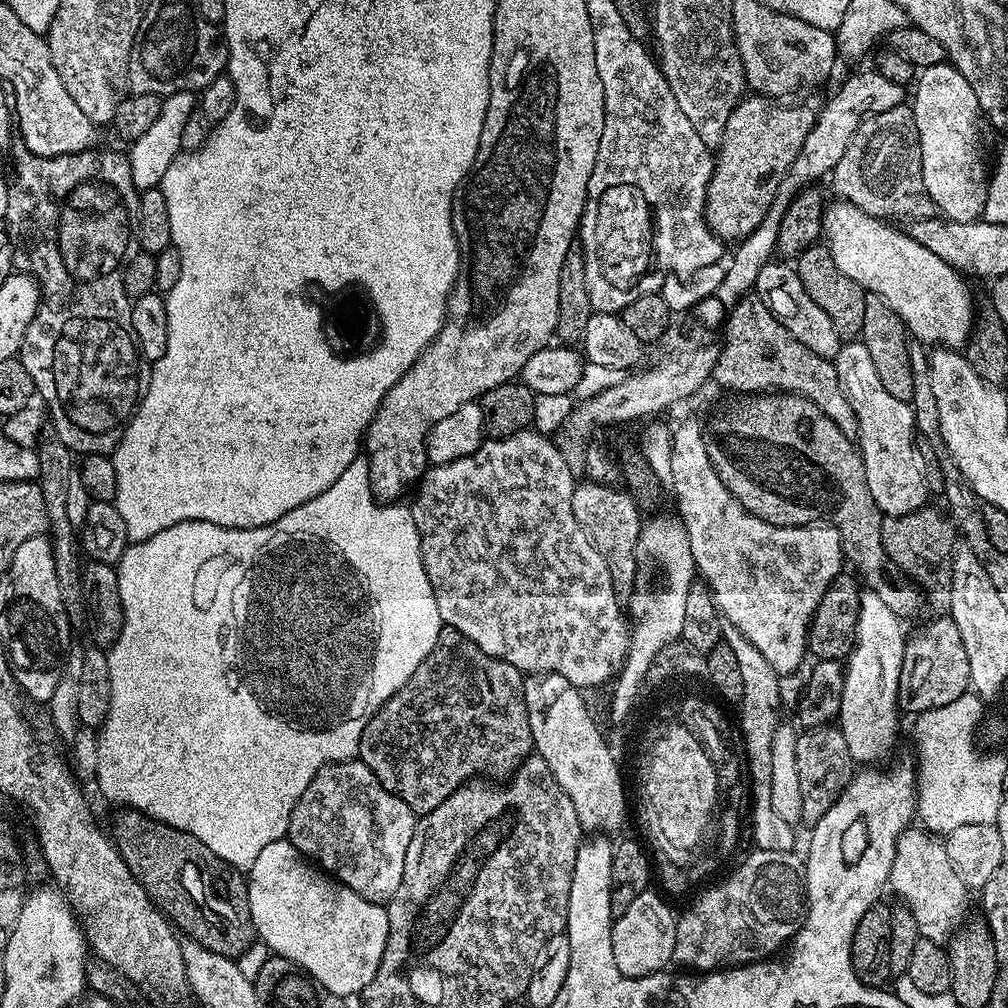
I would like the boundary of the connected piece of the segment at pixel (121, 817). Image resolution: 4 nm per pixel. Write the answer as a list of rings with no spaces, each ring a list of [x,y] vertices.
[[[133,808],[117,812],[120,813],[112,820],[110,839],[116,845],[122,862],[126,862],[130,874],[136,876],[156,907],[169,921],[174,922],[175,927],[177,924],[182,931],[188,932],[184,933],[187,939],[197,940],[202,946],[206,946],[206,950],[214,950],[214,954],[219,956],[223,956],[225,952],[236,952],[239,957],[243,957],[247,948],[256,940],[253,916],[248,914],[248,882],[245,873],[235,872],[213,845],[199,843],[182,832],[170,831],[168,825],[149,820],[146,814]]]

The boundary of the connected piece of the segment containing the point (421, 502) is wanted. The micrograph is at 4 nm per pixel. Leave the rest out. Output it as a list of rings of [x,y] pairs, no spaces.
[[[525,430],[501,440],[485,439],[474,454],[458,458],[458,462],[429,467],[420,477],[420,483],[415,489],[416,501],[411,501],[410,507],[420,535],[422,562],[430,578],[430,586],[434,590],[434,602],[438,602],[441,621],[447,627],[456,628],[466,638],[470,638],[470,642],[477,644],[486,654],[510,662],[510,666],[514,666],[519,672],[525,674],[557,672],[575,688],[589,690],[588,688],[596,688],[599,684],[606,683],[608,679],[611,681],[624,667],[624,661],[628,659],[630,624],[626,619],[621,597],[614,590],[610,569],[606,567],[602,554],[598,554],[594,542],[590,542],[578,518],[574,518],[572,499],[578,483],[577,477],[572,477],[572,468],[568,465],[567,458],[548,440],[551,439],[547,435],[535,430]]]

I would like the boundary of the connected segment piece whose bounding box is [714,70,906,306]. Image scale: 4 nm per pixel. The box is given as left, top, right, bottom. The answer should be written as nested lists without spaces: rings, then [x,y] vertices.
[[[875,70],[869,72],[856,72],[816,113],[816,121],[806,134],[806,142],[802,142],[802,150],[798,150],[798,158],[794,158],[794,166],[786,174],[782,186],[778,186],[778,194],[770,206],[770,210],[762,218],[760,225],[754,229],[745,240],[735,245],[736,253],[732,256],[732,265],[723,269],[714,293],[724,304],[731,306],[737,304],[744,296],[749,295],[756,287],[758,273],[762,266],[766,266],[773,259],[776,252],[776,239],[782,222],[782,214],[786,214],[786,206],[802,191],[815,182],[827,177],[836,169],[842,154],[846,154],[846,146],[850,138],[858,130],[860,121],[882,114],[891,108],[901,107],[906,100],[905,85],[890,82],[890,78],[882,78],[882,74]]]

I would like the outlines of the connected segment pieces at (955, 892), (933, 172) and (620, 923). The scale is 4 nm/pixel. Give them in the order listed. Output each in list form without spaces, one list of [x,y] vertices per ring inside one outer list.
[[[910,826],[897,838],[894,866],[888,883],[891,891],[896,891],[904,899],[901,900],[903,907],[914,914],[914,922],[918,922],[918,930],[925,940],[947,941],[960,931],[969,915],[970,889],[962,882],[958,870],[954,870],[954,862],[950,862],[950,854],[946,854],[944,840],[919,827]]]
[[[935,64],[919,69],[914,80],[916,93],[911,93],[910,107],[916,123],[916,133],[920,135],[920,153],[922,154],[922,182],[926,182],[926,194],[934,202],[937,213],[943,219],[971,224],[983,217],[986,206],[986,194],[990,179],[990,164],[984,161],[984,140],[980,137],[982,113],[970,82],[958,74],[953,64]]]
[[[655,890],[638,894],[638,898],[630,902],[626,914],[613,919],[614,966],[618,966],[618,970],[622,970],[624,976],[649,976],[665,971],[673,963],[677,919],[677,913],[672,913],[671,906]]]

